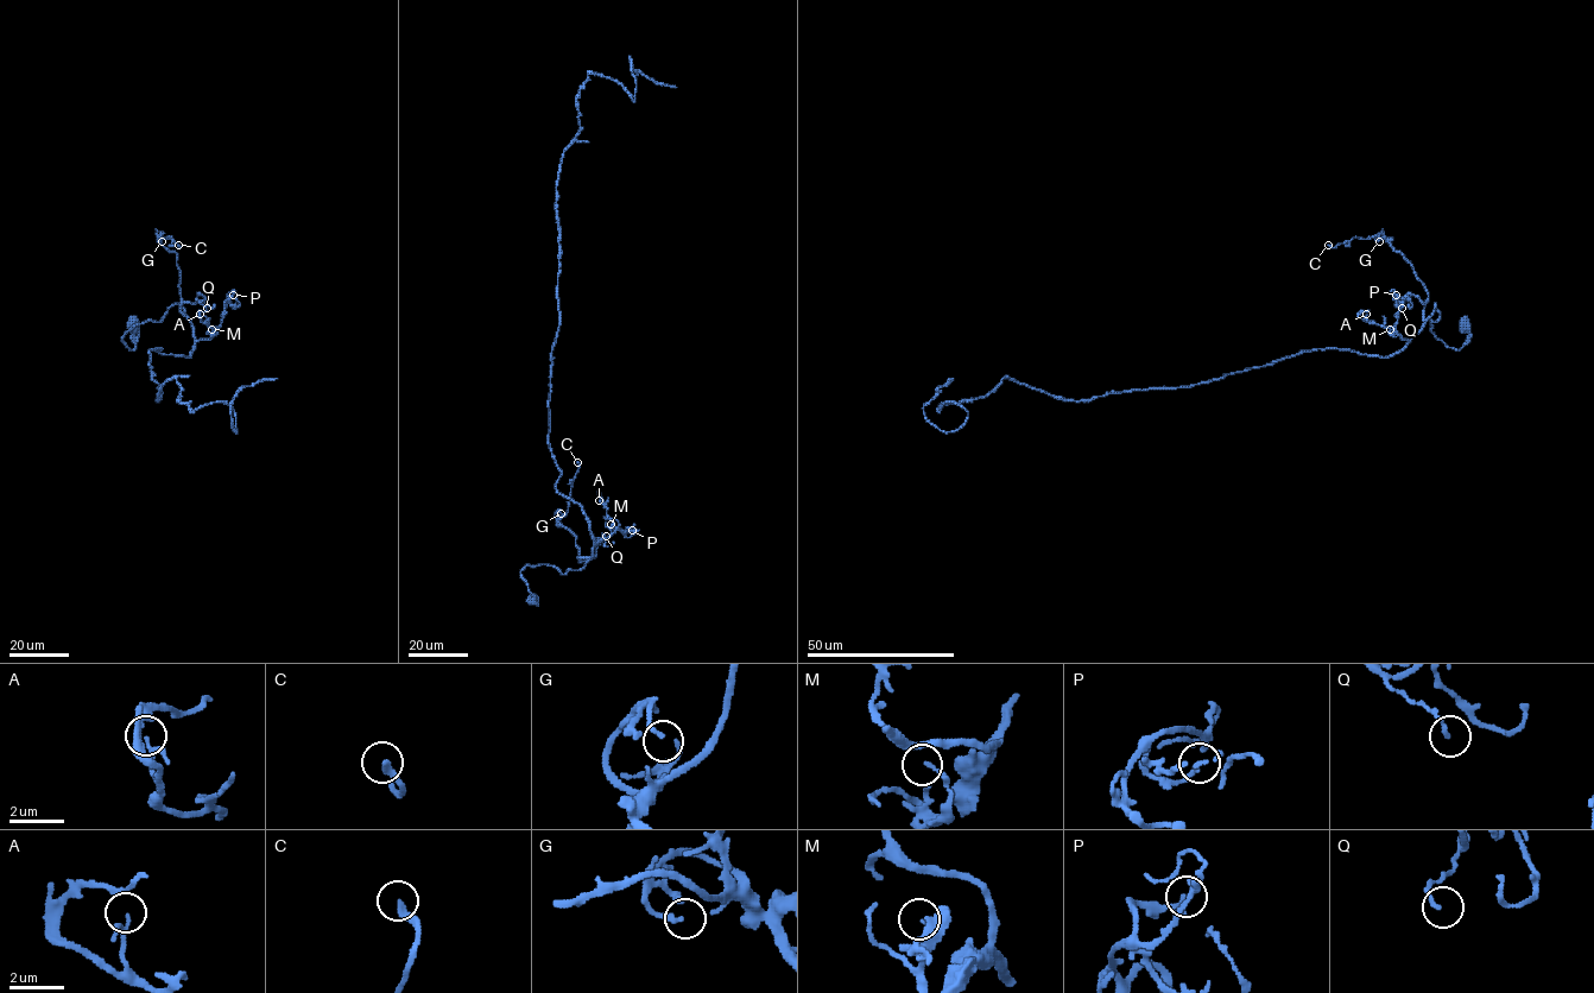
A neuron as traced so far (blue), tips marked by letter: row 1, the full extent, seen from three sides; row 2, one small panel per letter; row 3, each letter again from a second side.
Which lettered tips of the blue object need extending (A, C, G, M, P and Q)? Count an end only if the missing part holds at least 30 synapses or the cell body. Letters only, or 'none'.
none

